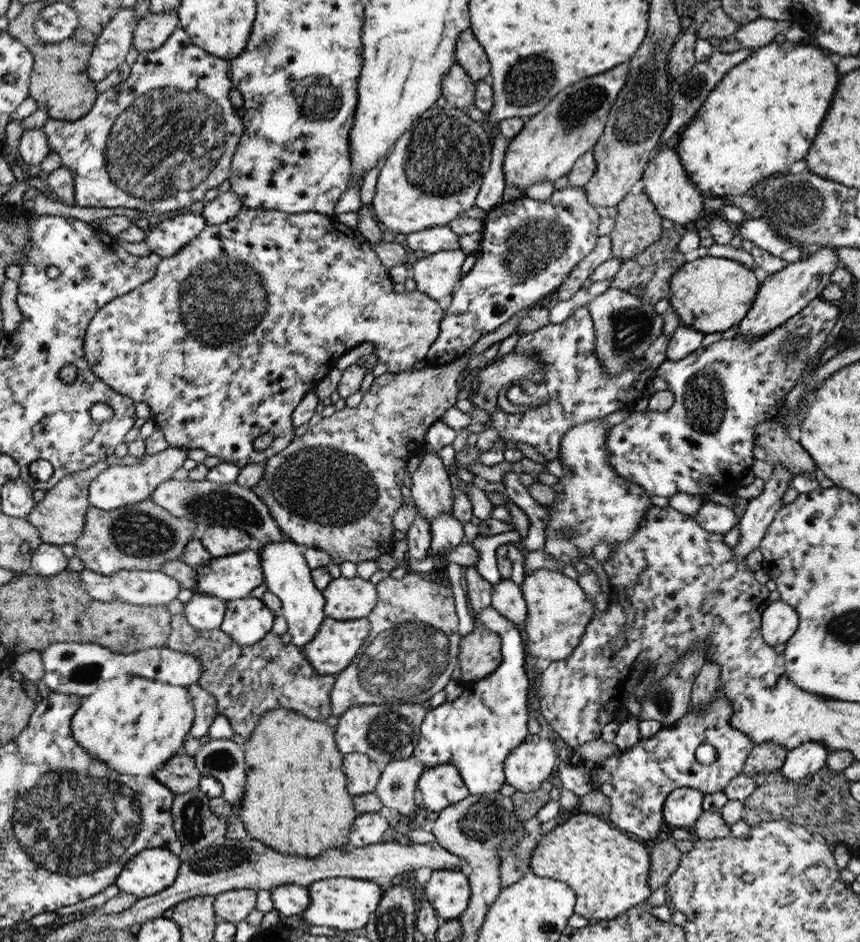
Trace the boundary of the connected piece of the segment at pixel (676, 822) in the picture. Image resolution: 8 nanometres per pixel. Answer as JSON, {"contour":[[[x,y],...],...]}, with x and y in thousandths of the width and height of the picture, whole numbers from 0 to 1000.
{"contour":[[[801,834],[783,839],[770,858],[772,872],[786,879],[802,880],[819,862],[816,851],[820,844],[816,840]]]}

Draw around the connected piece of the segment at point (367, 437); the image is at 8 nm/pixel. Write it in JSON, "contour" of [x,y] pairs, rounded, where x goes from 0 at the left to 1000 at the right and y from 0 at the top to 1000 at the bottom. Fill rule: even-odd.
{"contour":[[[616,327],[598,333],[591,342],[556,360],[551,367],[522,387],[498,387],[492,392],[463,397],[449,395],[437,400],[422,418],[420,429],[409,433],[400,432],[386,442],[376,444],[372,449],[359,453],[353,462],[341,466],[335,476],[313,486],[307,495],[305,510],[294,516],[293,522],[314,540],[314,547],[337,573],[345,575],[352,583],[367,581],[381,586],[393,600],[398,597],[419,599],[422,594],[436,596],[437,592],[453,587],[460,574],[456,550],[470,531],[465,518],[473,503],[471,492],[480,483],[495,478],[495,459],[502,450],[510,447],[519,435],[531,428],[530,420],[535,414],[530,403],[544,389],[544,382],[595,356],[602,341],[614,330]]]}

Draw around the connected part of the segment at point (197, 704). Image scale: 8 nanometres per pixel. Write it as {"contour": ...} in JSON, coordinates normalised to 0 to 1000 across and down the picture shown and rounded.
{"contour":[[[231,727],[216,730],[220,730],[220,738],[224,742],[226,758],[228,758],[220,781],[233,785],[242,780],[244,770],[253,760],[251,742]]]}

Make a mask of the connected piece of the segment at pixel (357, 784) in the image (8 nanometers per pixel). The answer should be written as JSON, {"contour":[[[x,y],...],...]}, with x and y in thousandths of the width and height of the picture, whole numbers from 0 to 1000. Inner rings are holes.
{"contour":[[[420,799],[405,800],[401,809],[402,822],[407,822],[407,843],[416,845],[436,841],[442,826],[440,811]]]}

